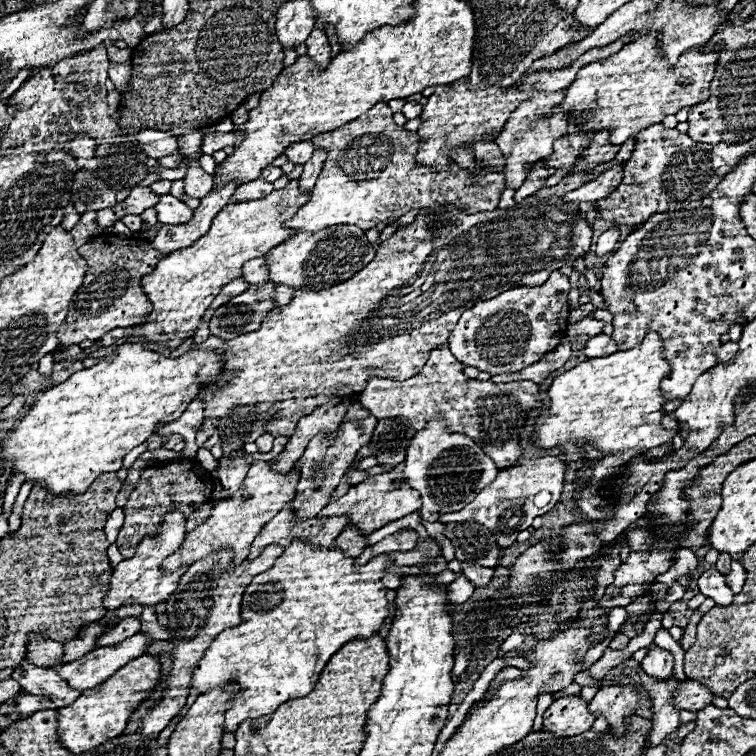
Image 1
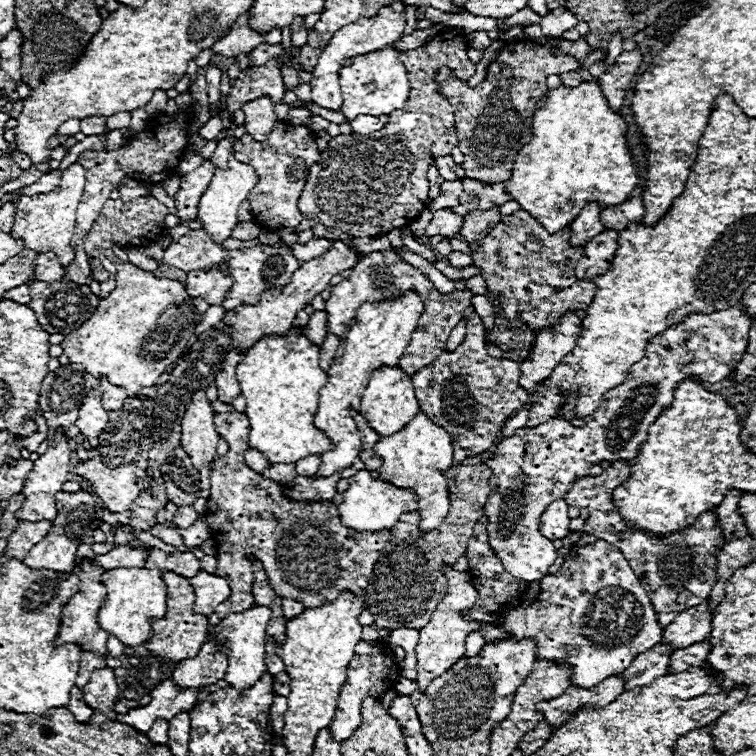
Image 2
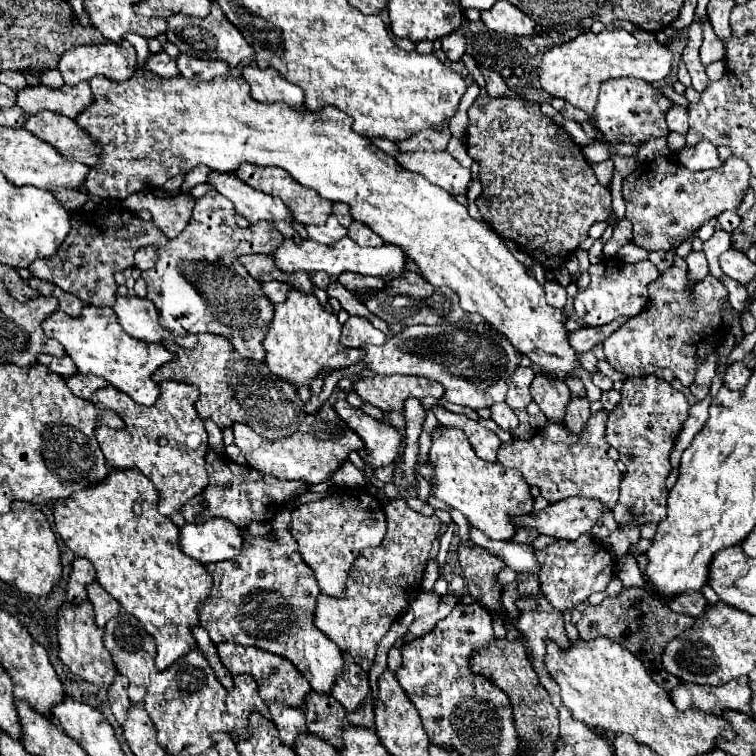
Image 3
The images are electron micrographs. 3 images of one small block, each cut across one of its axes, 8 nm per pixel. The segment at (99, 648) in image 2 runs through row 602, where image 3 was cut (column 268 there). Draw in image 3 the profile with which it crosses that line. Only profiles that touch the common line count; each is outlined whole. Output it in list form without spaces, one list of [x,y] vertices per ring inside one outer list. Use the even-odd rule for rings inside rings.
[[[244,66],[244,80],[250,84],[250,94],[258,102],[288,102],[290,106],[304,106],[304,92],[296,84],[284,80],[274,68],[260,70],[258,66]]]

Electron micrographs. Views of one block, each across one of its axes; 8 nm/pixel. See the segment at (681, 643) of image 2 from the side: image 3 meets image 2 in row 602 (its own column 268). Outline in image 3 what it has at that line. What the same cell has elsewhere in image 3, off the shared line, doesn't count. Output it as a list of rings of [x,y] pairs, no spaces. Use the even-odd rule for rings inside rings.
[[[268,704],[272,722],[276,724],[280,732],[280,740],[288,746],[294,744],[296,736],[306,732],[306,720],[302,710],[290,710],[290,706],[278,706],[278,704]]]

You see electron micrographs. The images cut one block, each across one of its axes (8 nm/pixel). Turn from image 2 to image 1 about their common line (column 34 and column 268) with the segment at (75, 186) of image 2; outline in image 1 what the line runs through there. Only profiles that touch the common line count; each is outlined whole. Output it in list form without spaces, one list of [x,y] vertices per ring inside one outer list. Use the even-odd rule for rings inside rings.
[[[290,180],[286,188],[274,190],[264,198],[246,200],[228,204],[214,216],[212,226],[206,236],[196,240],[190,248],[182,248],[162,258],[156,266],[156,272],[142,278],[146,296],[150,298],[154,310],[148,316],[148,322],[132,328],[116,328],[106,332],[98,342],[102,348],[114,346],[128,336],[142,336],[148,342],[170,347],[172,350],[181,345],[188,336],[202,324],[202,314],[210,308],[214,296],[230,280],[242,276],[242,266],[258,256],[264,256],[274,246],[286,242],[294,236],[292,228],[284,228],[284,222],[294,216],[294,212],[310,200],[310,192],[300,190],[298,180]]]

